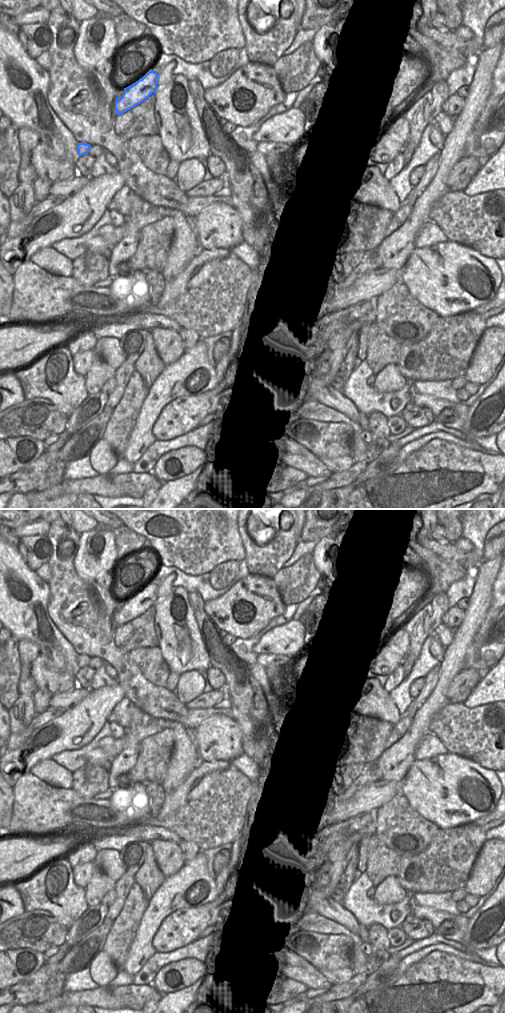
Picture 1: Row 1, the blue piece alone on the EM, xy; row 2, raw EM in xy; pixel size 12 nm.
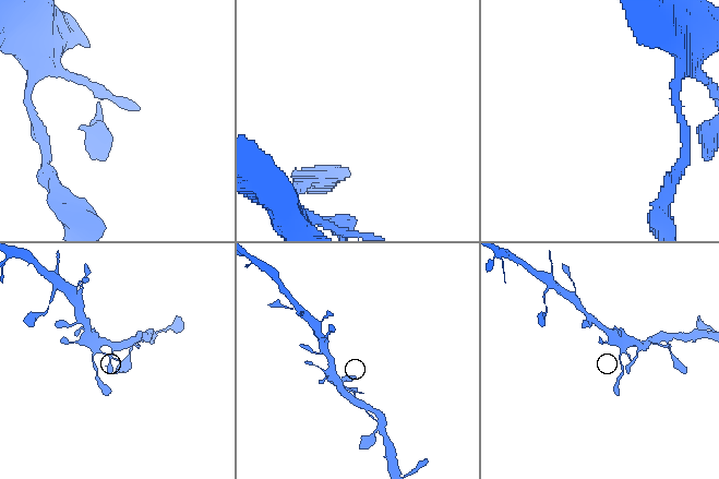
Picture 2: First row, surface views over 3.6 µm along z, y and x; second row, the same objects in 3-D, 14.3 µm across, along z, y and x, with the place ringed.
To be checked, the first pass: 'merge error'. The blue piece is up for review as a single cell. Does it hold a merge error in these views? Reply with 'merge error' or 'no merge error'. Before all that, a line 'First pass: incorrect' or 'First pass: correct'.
First pass: incorrect
no merge error

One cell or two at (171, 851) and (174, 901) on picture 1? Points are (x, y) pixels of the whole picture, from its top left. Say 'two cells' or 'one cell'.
two cells

